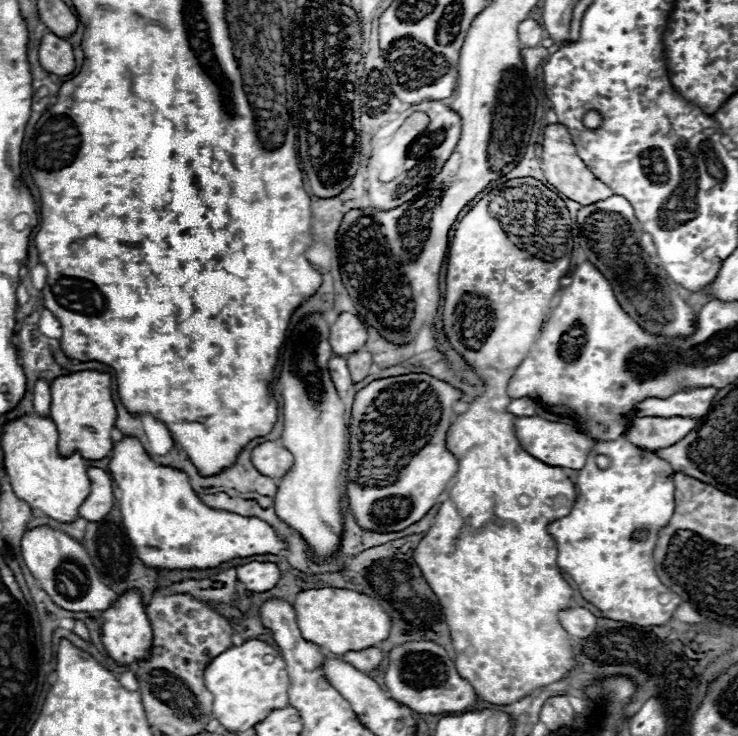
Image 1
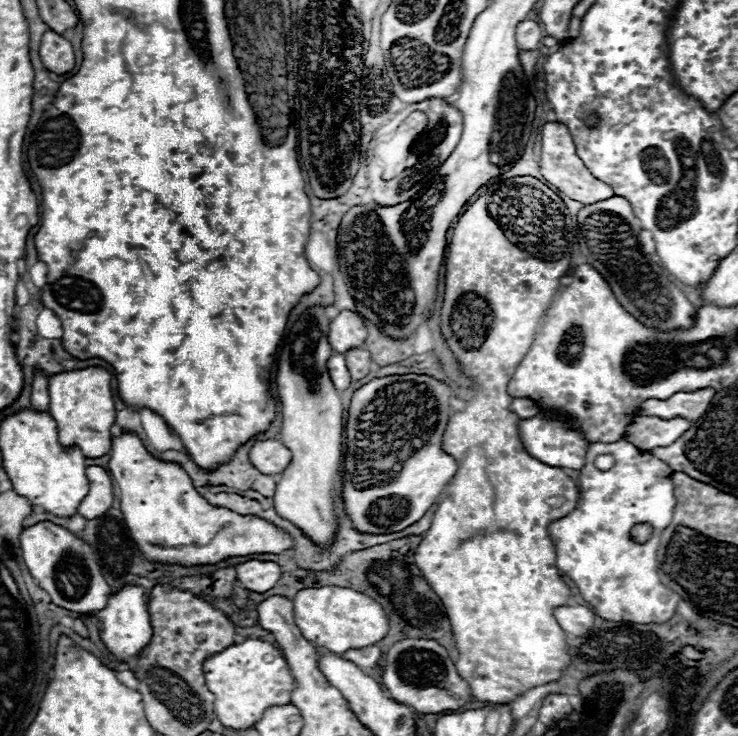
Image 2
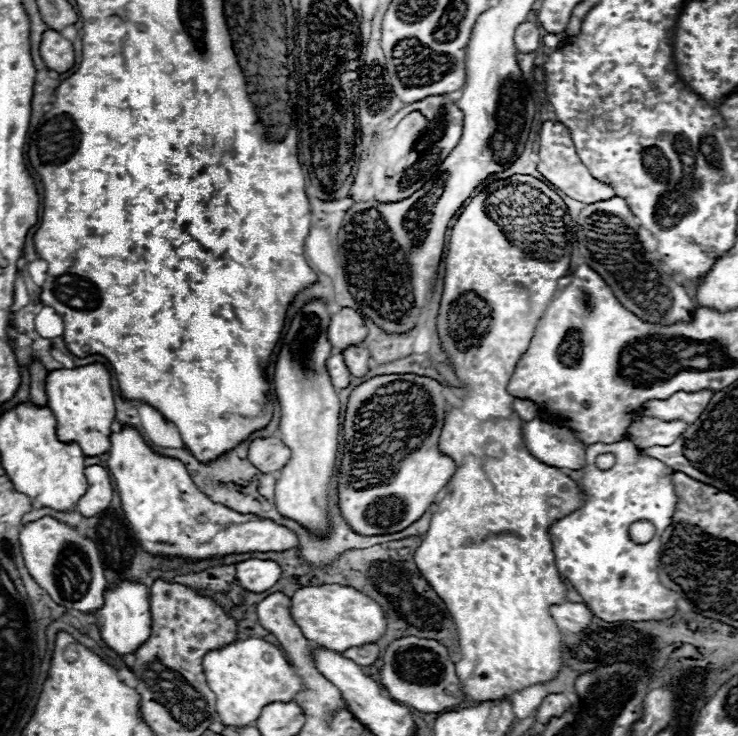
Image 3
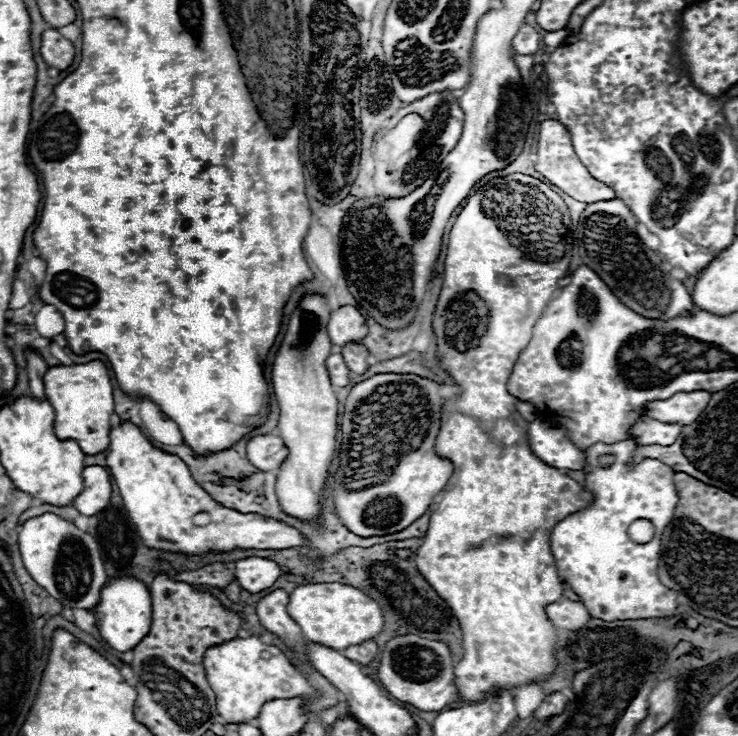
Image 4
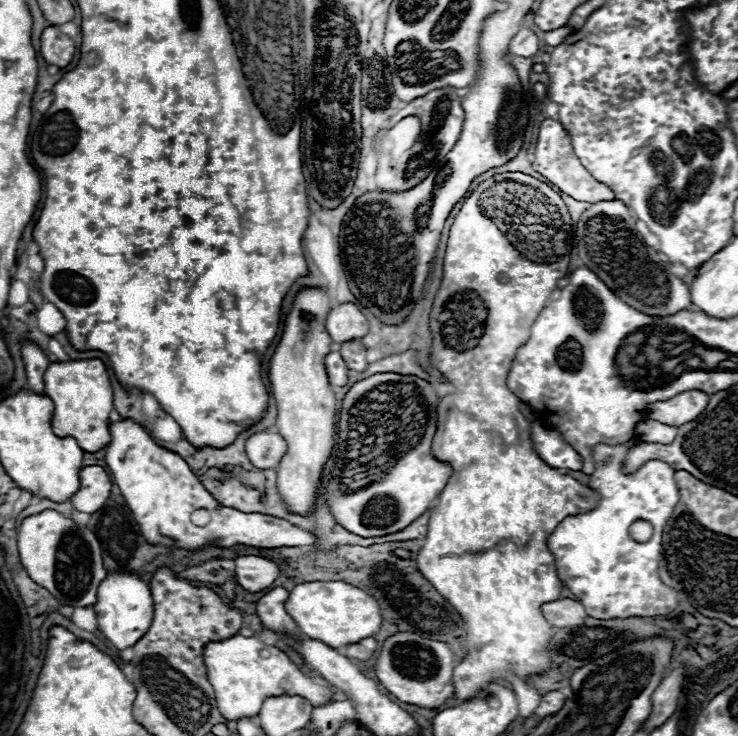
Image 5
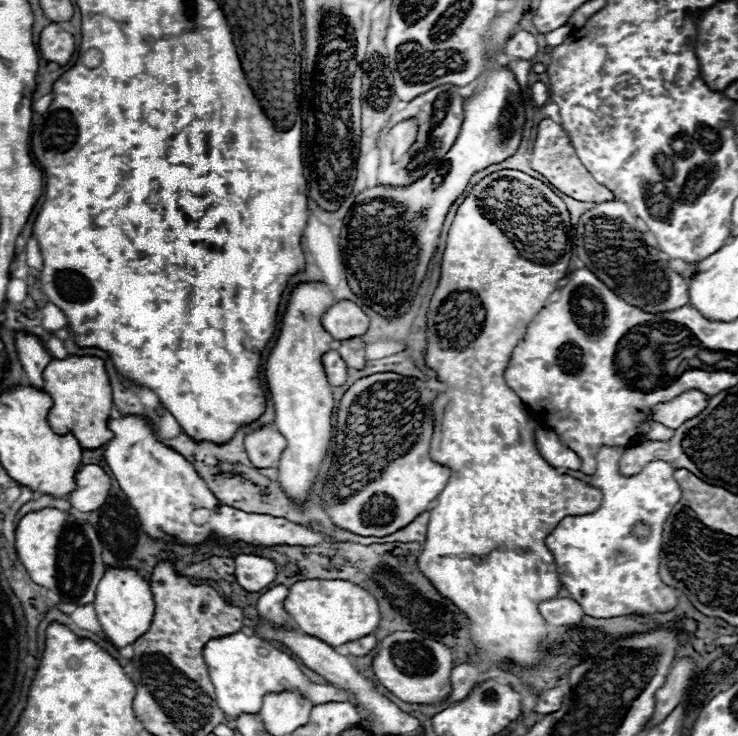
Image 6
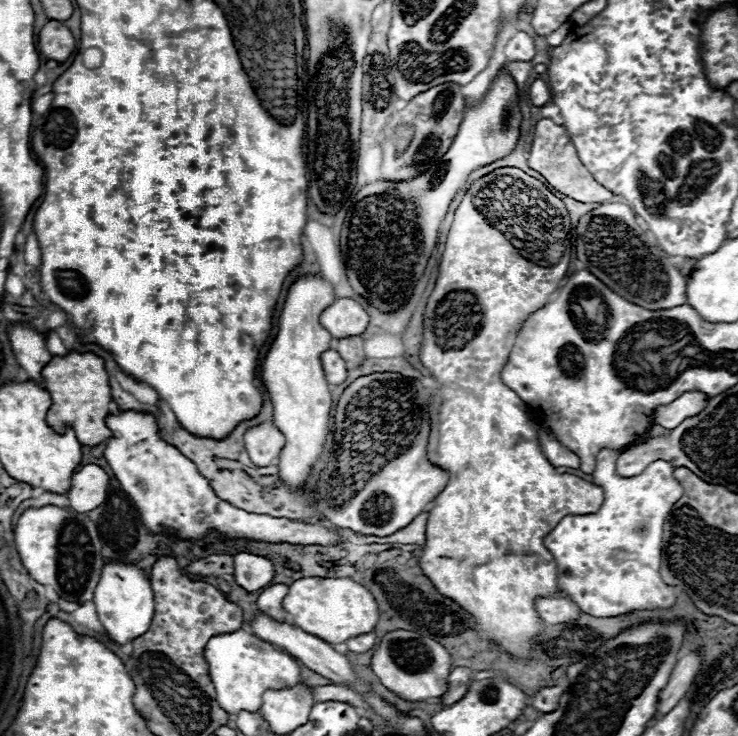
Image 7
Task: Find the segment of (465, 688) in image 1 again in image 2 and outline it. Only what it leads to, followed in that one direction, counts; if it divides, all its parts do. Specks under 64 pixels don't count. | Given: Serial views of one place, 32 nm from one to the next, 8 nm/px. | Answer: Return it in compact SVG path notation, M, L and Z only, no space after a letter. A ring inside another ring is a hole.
M402 640L394 644L386 654L386 670L382 680L396 702L406 704L422 714L462 710L474 700L468 682L458 676L446 648L434 640Z

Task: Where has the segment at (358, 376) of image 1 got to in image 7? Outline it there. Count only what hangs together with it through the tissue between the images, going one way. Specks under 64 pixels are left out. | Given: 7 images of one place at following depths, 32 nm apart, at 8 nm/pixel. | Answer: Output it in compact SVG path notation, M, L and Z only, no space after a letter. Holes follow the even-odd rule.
M350 336L350 338L342 338L338 340L338 354L354 364L354 366L360 366L364 362L364 340L360 336Z

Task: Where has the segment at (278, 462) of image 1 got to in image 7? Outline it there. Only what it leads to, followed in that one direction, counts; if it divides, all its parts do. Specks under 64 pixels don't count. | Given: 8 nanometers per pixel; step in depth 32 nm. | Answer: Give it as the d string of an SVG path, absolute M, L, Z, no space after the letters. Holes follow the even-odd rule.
M264 422L260 426L250 428L244 434L244 446L250 460L256 466L272 466L278 462L278 456L284 448L284 436L272 422Z

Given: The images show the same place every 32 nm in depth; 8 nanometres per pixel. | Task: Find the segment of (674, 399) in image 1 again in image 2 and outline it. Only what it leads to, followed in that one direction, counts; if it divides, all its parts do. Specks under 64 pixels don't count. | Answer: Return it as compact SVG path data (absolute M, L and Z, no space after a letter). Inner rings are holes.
M700 388L692 392L674 394L666 400L646 400L640 406L642 416L658 416L664 420L670 418L686 418L686 420L698 420L706 414L716 390L714 388Z

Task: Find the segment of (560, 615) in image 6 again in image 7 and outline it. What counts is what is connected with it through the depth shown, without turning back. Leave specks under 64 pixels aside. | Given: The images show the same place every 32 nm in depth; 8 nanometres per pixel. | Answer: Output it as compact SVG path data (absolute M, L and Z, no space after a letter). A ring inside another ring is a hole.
M546 598L536 600L538 614L548 624L574 624L582 610L568 598Z

